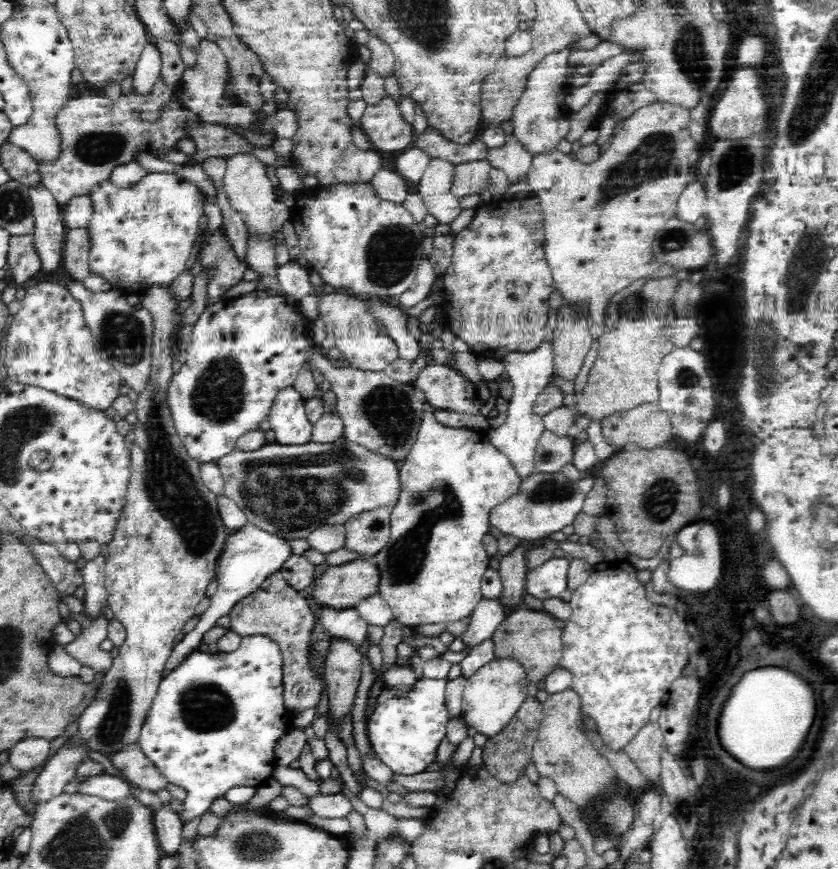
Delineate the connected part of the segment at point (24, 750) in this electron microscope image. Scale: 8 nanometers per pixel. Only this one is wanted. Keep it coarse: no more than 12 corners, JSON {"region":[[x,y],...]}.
{"region":[[24,739],[7,751],[24,773],[48,760],[50,741]]}

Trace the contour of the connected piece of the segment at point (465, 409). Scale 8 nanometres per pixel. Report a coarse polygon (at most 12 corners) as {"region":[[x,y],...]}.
{"region":[[424,363],[411,384],[431,408],[478,415],[477,387]]}

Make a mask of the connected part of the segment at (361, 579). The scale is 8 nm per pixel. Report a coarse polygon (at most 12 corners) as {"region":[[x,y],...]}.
{"region":[[370,557],[328,567],[313,581],[323,608],[348,609],[379,590]]}

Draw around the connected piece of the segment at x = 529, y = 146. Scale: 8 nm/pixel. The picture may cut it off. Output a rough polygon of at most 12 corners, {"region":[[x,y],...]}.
{"region":[[569,49],[528,74],[512,136],[532,155],[570,130]]}

